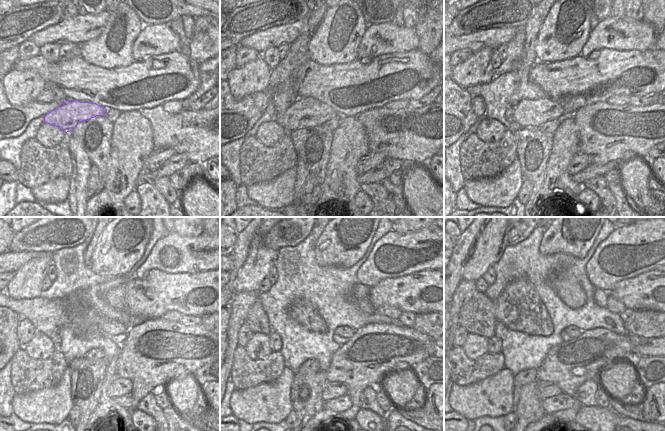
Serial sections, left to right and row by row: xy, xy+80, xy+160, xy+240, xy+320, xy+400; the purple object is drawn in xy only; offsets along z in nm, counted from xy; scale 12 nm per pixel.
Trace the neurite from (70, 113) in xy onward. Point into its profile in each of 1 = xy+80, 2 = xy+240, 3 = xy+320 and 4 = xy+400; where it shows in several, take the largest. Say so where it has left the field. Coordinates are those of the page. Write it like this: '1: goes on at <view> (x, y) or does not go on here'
1: goes on at xy+80 (306, 112)
2: goes on at xy+240 (108, 328)
3: goes on at xy+320 (346, 332)
4: goes on at xy+400 (574, 332)

